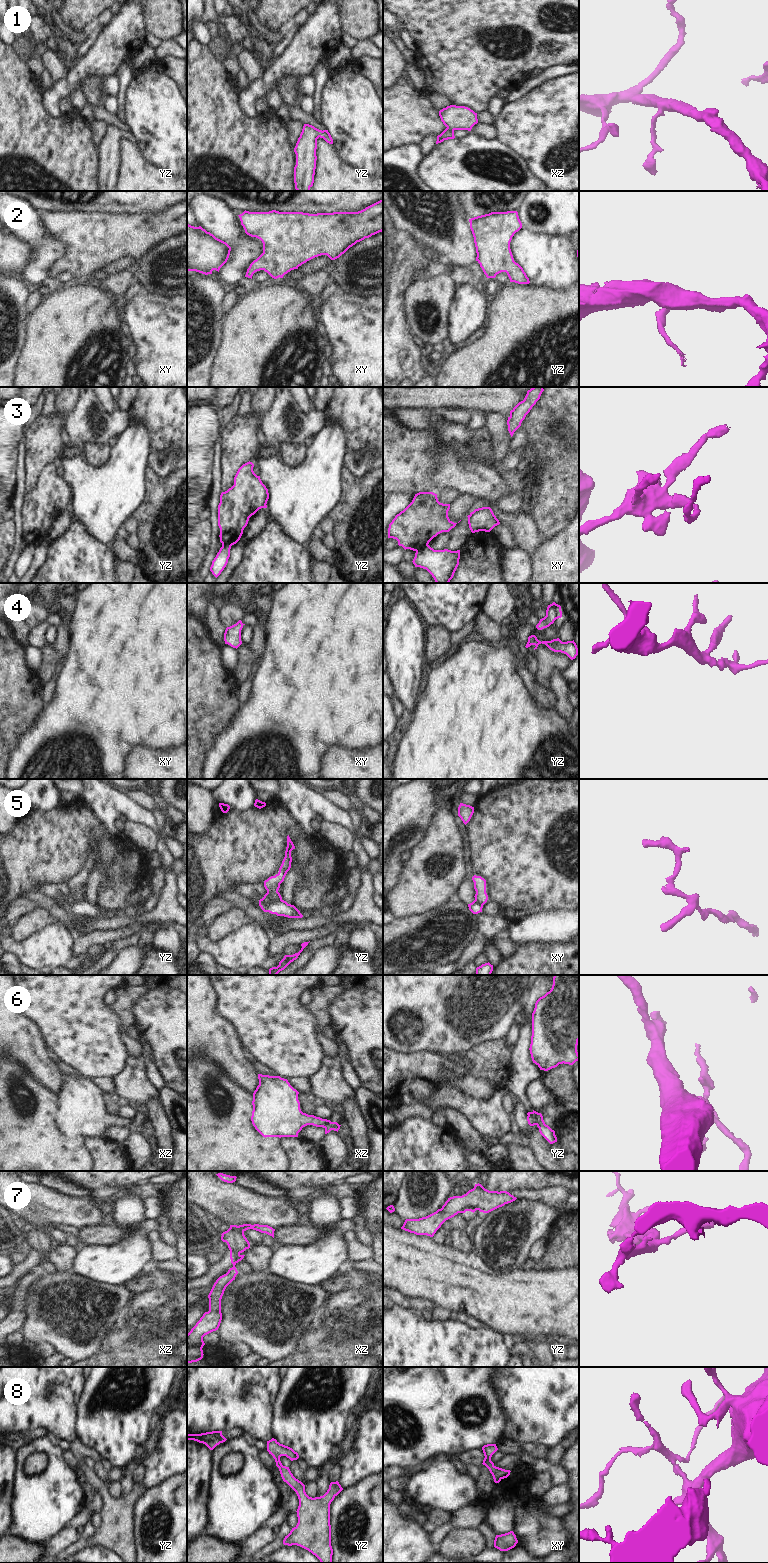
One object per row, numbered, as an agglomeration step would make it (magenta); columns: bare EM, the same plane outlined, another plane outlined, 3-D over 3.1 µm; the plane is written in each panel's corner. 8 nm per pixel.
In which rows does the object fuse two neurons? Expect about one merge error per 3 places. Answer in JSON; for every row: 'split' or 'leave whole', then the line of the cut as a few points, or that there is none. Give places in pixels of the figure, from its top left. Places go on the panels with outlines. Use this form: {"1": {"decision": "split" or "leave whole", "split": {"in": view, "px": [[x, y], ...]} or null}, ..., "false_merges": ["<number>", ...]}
{"1": {"decision": "leave whole", "split": null}, "2": {"decision": "leave whole", "split": null}, "3": {"decision": "split", "split": {"in": "xy", "px": [[427, 544], [416, 551]]}}, "4": {"decision": "leave whole", "split": null}, "5": {"decision": "split", "split": {"in": "yz", "px": [[281, 898], [275, 901], [262, 900]]}}, "6": {"decision": "split", "split": {"in": "yz", "px": [[532, 1112], [536, 1124]]}}, "7": {"decision": "leave whole", "split": null}, "8": {"decision": "leave whole", "split": null}, "false_merges": ["3", "5", "6"]}

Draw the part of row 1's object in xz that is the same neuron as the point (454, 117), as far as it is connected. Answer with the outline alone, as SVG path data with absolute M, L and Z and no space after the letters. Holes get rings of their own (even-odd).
M447 106L439 111L439 116L447 128L437 136L436 144L454 139L455 130L471 131L472 127L478 123L477 113L465 106Z

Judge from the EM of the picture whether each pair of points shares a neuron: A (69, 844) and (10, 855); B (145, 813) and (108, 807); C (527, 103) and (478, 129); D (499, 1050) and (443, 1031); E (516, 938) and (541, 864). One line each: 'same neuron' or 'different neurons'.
A: same neuron
B: same neuron
C: different neurons
D: different neurons
E: different neurons

